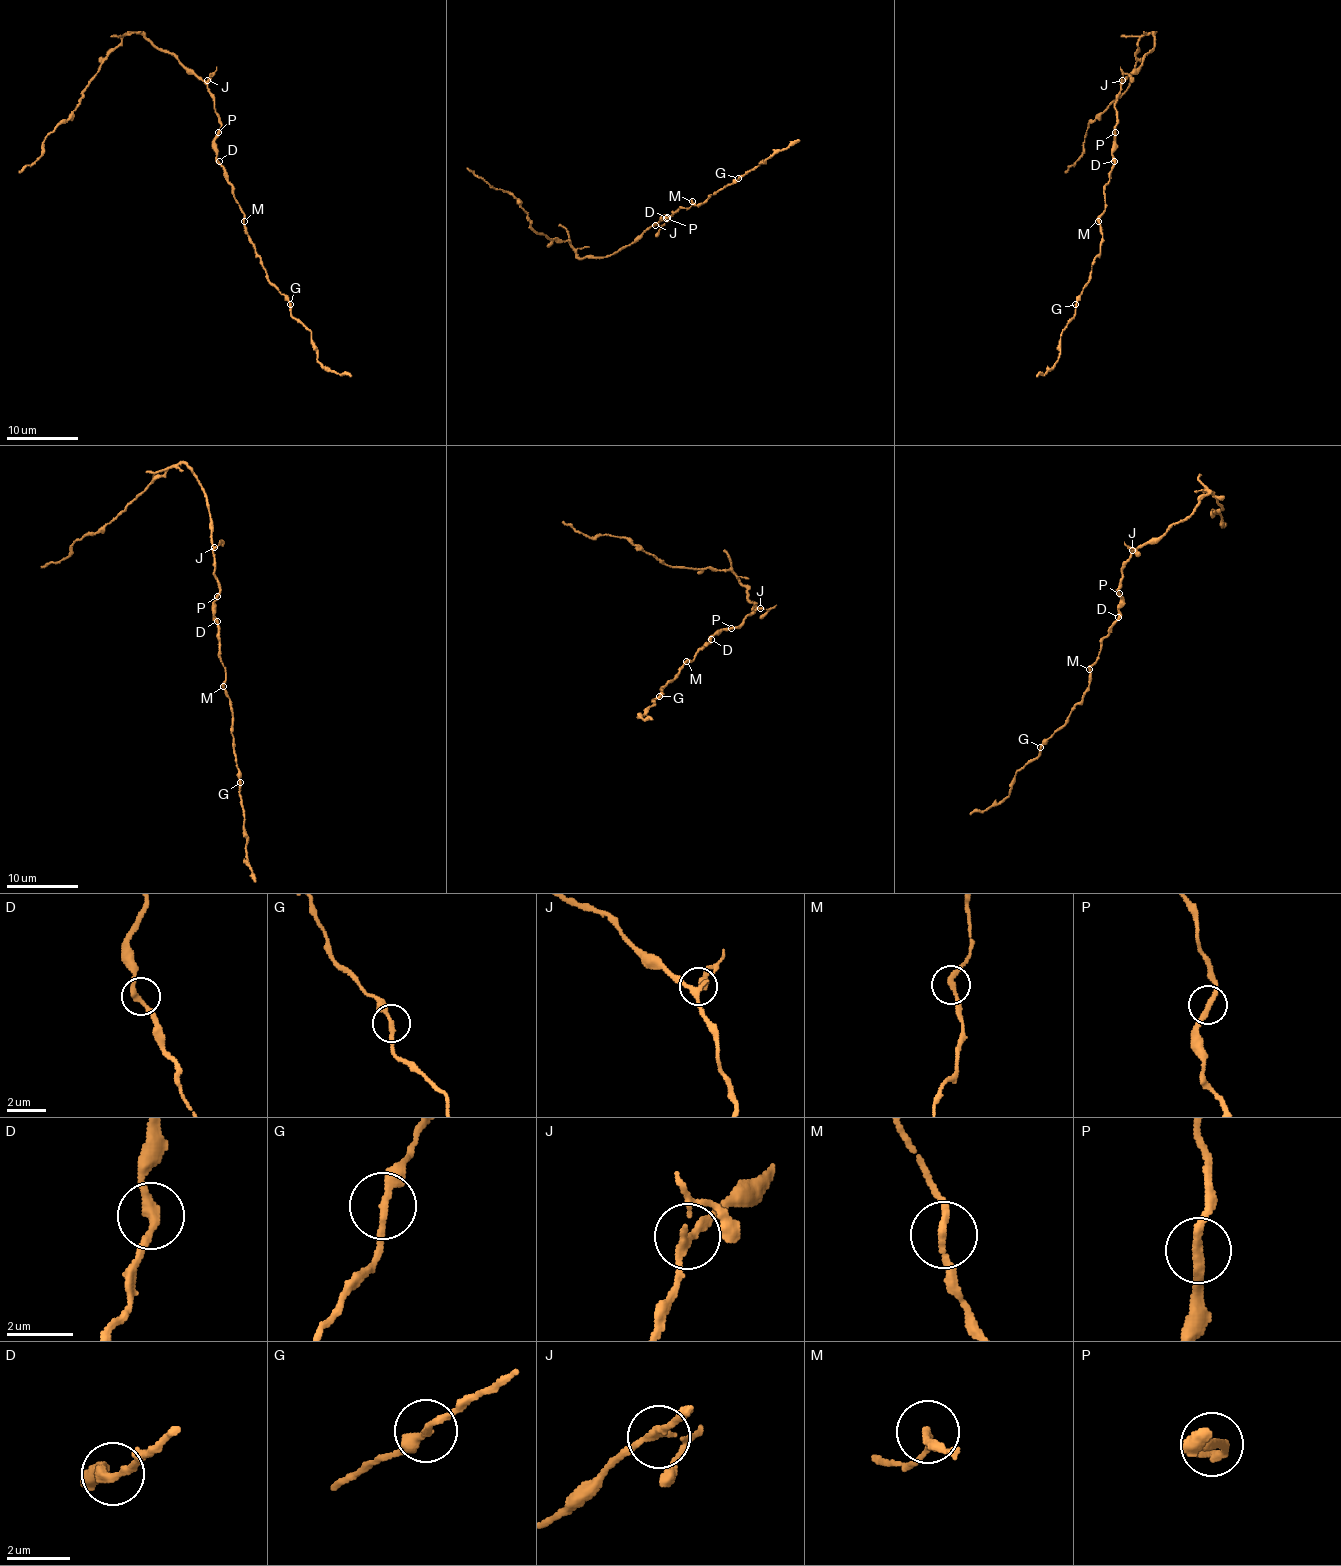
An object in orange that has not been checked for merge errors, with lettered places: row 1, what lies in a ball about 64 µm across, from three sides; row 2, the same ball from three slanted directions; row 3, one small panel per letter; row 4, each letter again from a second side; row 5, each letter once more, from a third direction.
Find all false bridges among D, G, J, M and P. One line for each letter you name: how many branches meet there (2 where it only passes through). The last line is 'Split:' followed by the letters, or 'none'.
Split: none

